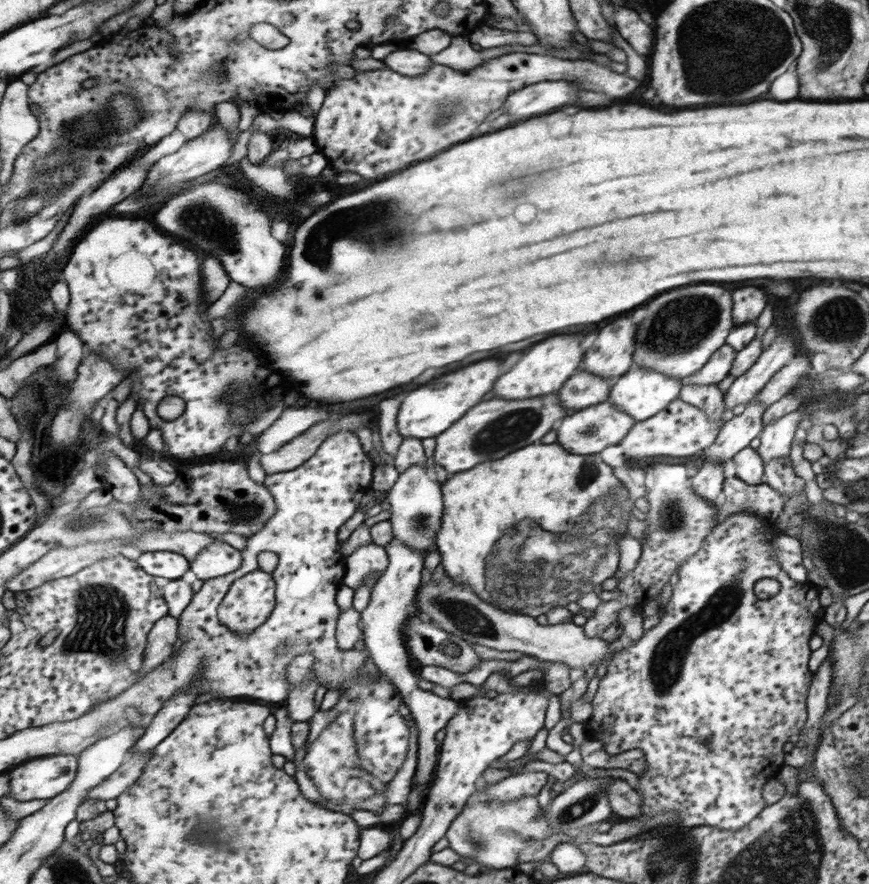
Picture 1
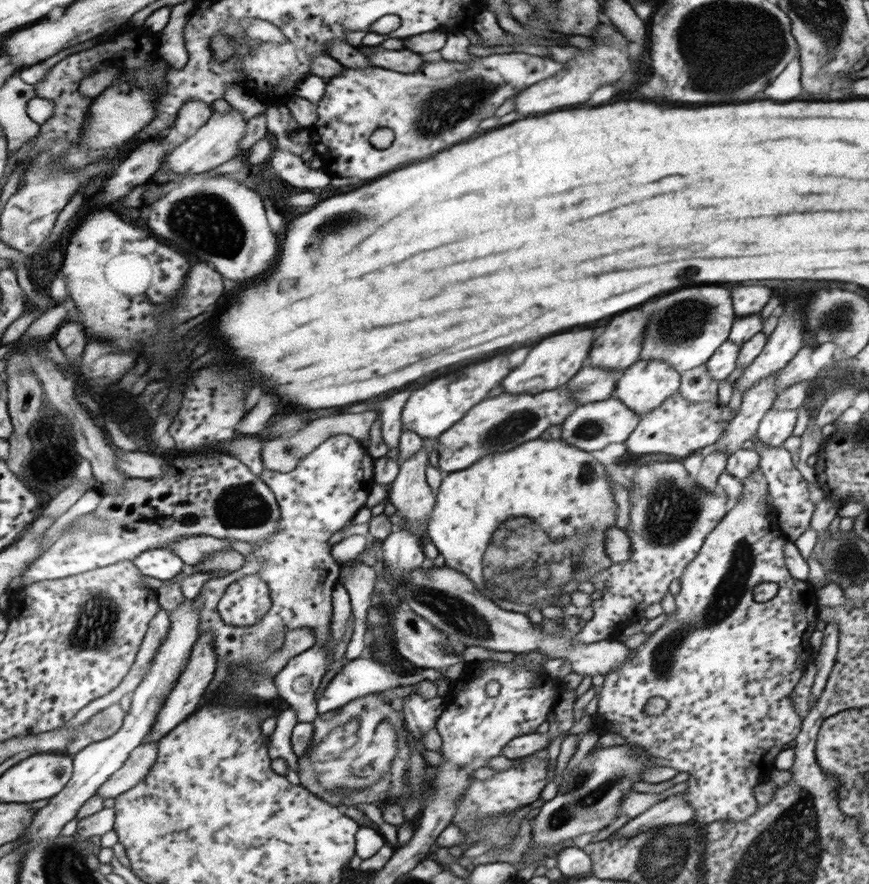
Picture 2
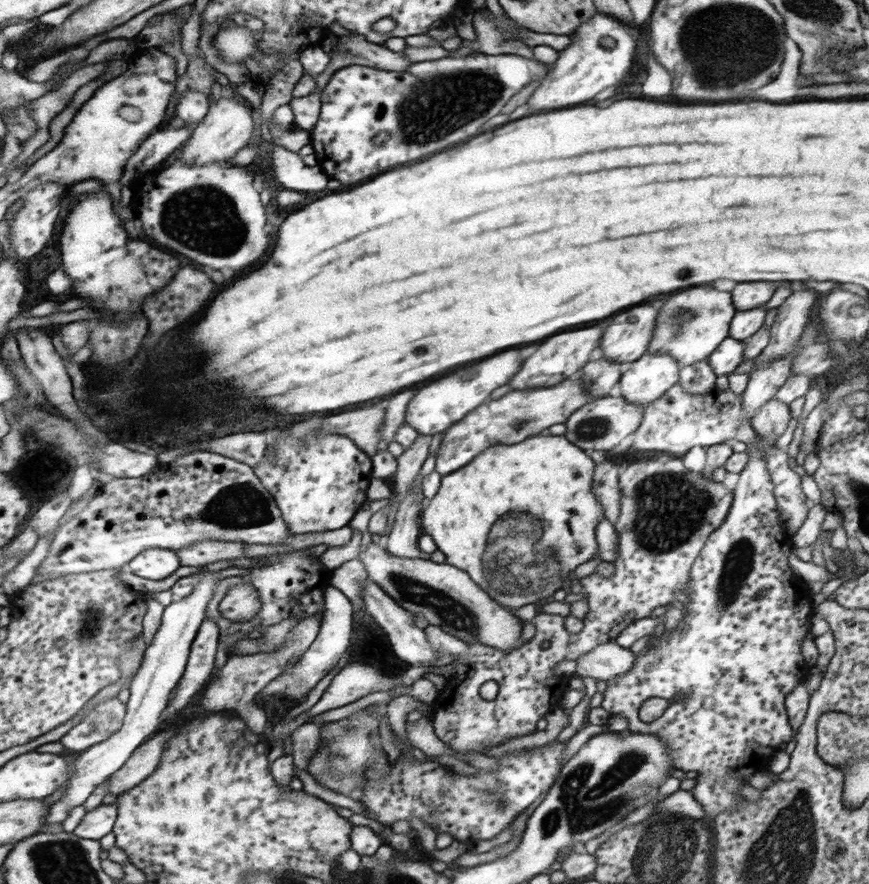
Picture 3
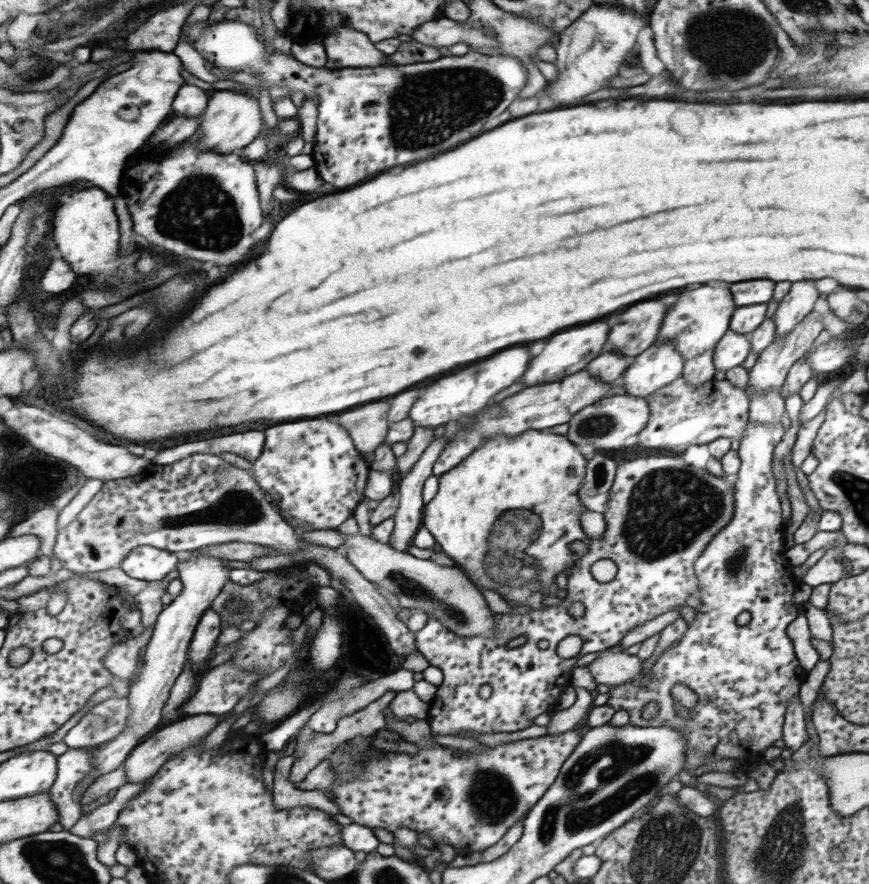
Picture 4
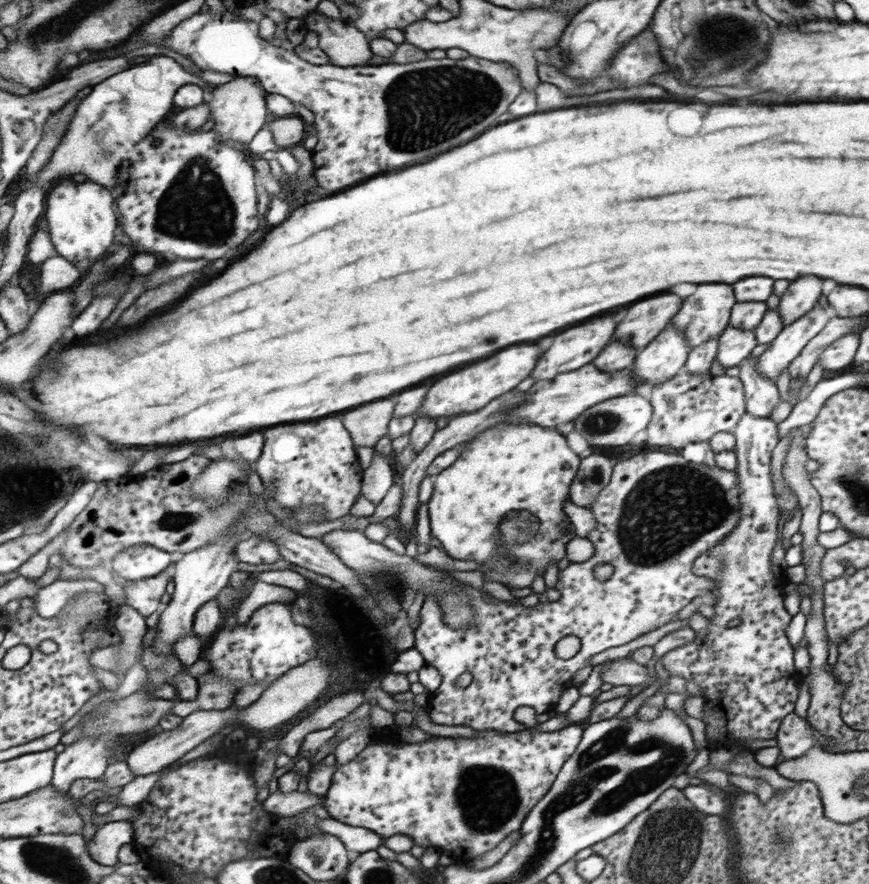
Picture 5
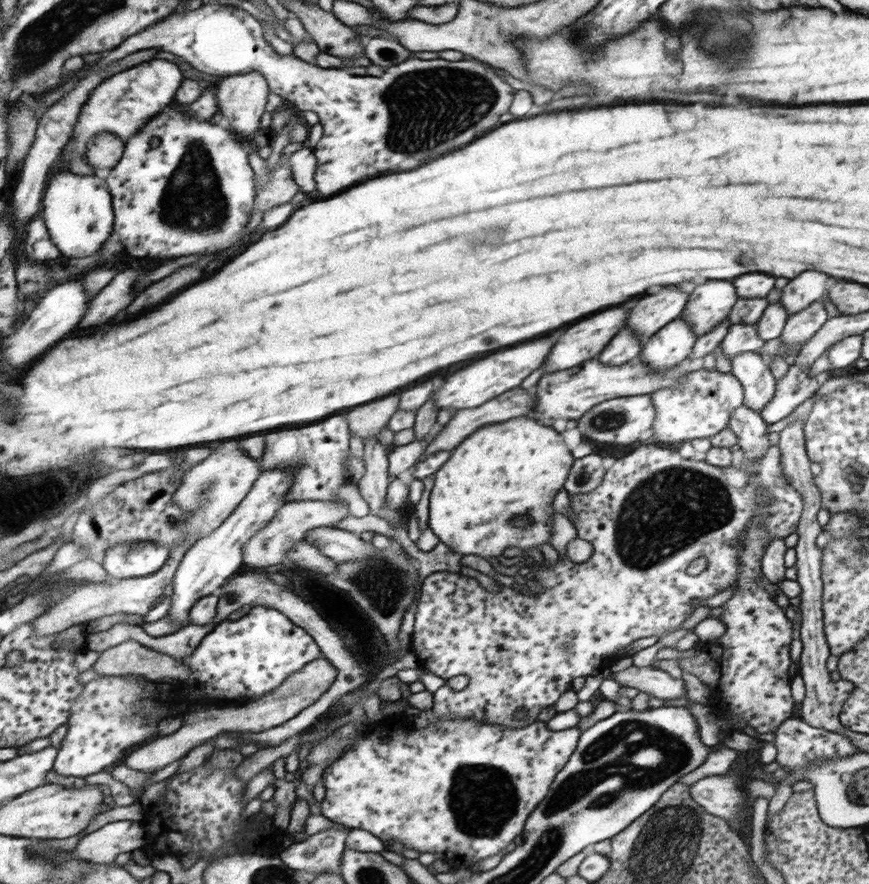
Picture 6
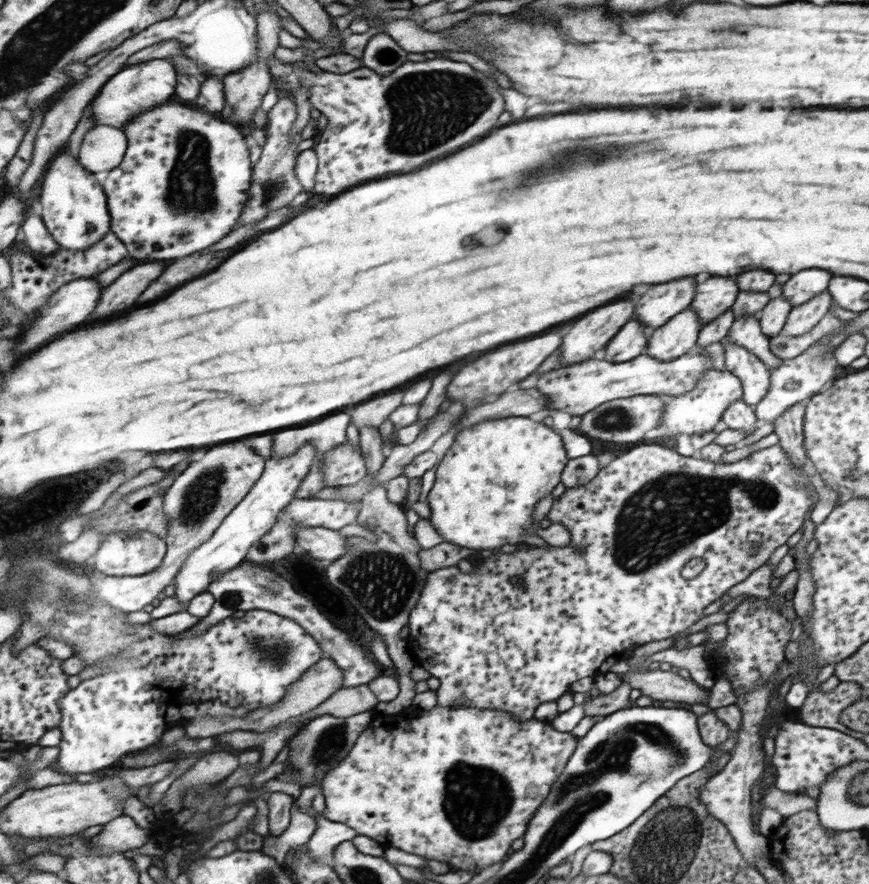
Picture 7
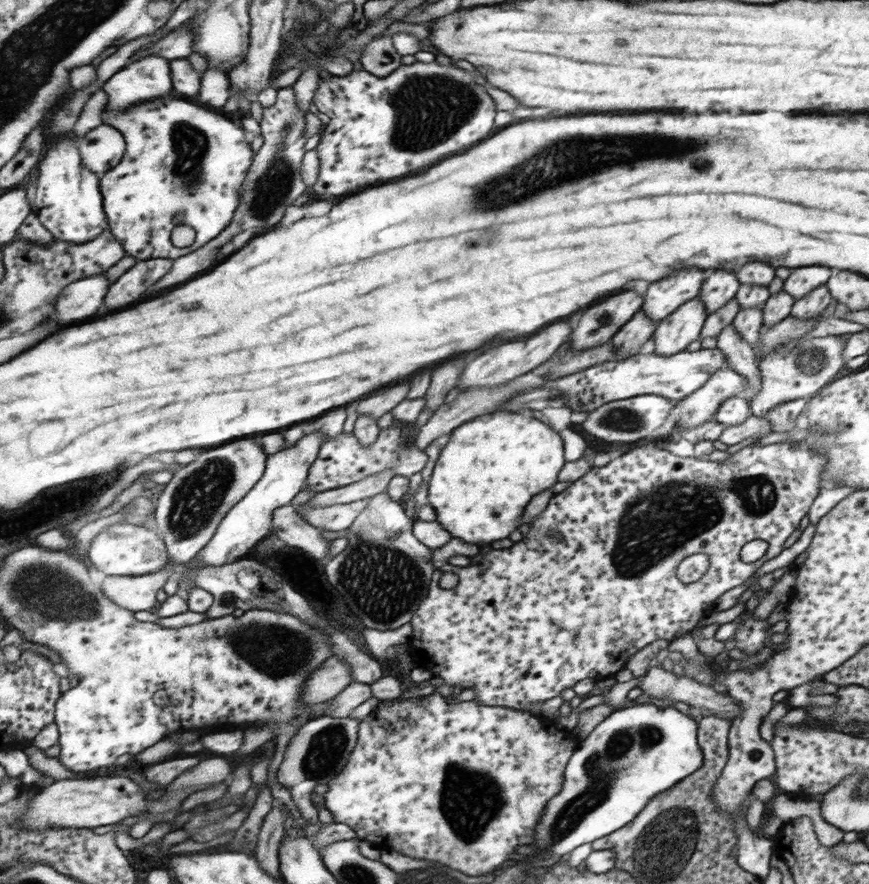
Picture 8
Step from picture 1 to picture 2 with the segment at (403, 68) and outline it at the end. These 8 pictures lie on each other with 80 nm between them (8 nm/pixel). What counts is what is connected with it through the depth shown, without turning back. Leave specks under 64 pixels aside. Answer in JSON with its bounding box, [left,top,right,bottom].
[364,45,426,74]

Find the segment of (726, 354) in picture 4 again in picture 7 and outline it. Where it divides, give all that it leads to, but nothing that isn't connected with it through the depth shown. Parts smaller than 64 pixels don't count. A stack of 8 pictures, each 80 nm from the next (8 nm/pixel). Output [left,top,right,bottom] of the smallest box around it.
[727,316,780,369]

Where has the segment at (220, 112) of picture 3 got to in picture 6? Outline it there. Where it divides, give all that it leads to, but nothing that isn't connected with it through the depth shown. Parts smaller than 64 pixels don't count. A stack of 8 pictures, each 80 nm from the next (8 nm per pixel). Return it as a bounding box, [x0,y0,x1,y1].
[217,71,269,140]

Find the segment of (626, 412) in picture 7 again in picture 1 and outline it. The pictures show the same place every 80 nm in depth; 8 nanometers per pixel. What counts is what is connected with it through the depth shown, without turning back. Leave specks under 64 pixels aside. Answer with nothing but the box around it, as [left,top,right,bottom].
[555,400,634,454]

